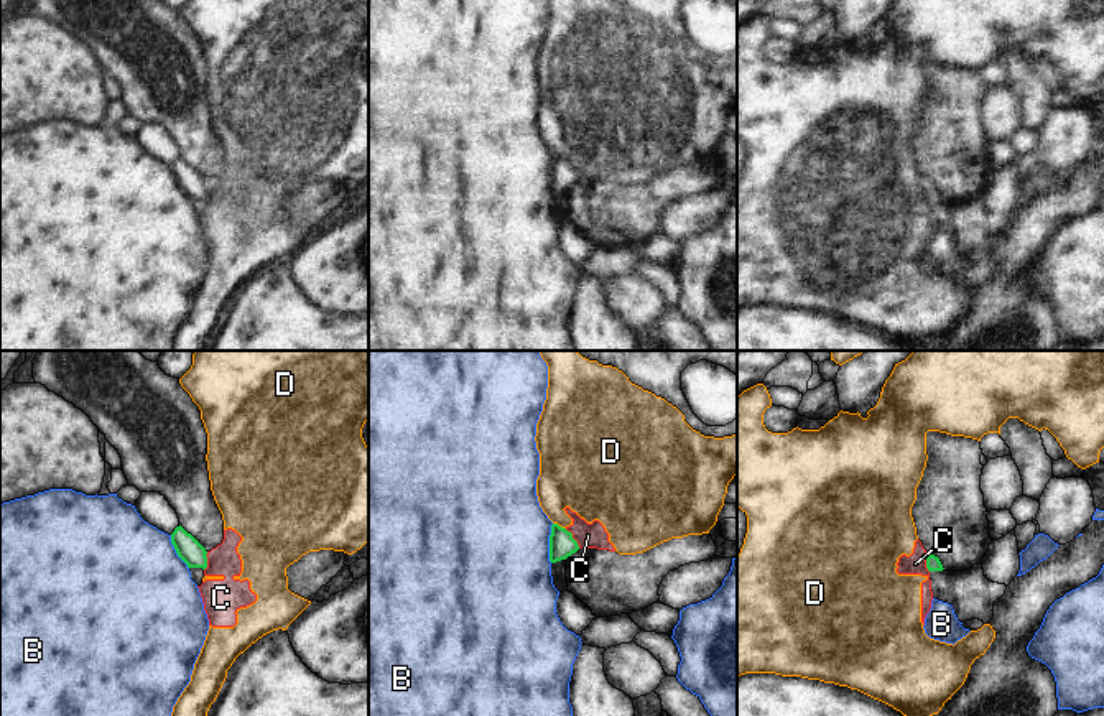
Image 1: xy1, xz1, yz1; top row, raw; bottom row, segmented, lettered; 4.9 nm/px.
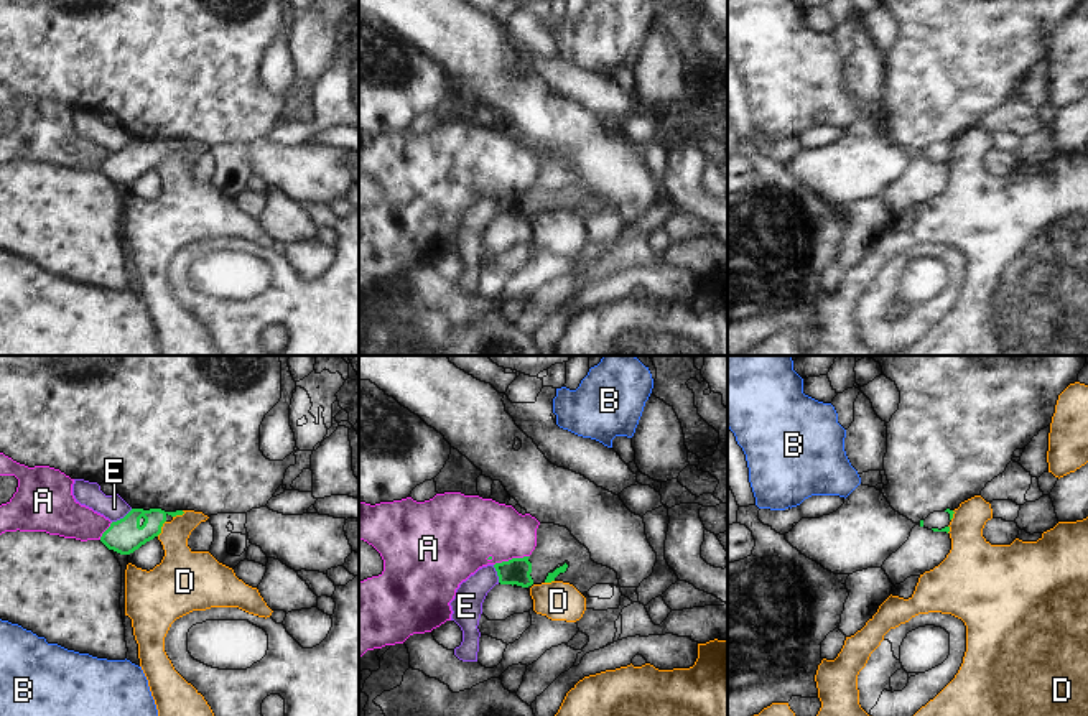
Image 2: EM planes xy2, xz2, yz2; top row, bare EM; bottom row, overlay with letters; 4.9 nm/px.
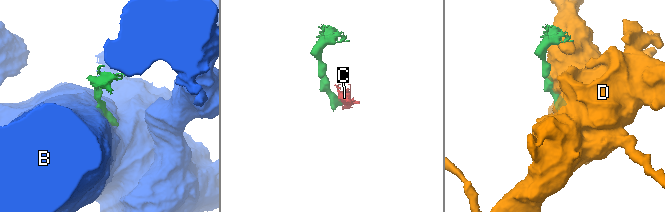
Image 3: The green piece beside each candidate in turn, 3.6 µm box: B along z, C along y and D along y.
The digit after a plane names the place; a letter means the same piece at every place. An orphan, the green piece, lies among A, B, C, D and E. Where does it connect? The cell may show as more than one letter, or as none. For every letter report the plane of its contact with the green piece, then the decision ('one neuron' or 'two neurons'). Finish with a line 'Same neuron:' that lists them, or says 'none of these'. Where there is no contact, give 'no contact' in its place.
A: xz2 | two neurons
B: xz1 | two neurons
C: xz1 | two neurons
D: xy2 | two neurons
E: xy2 | two neurons
Same neuron: none of these

